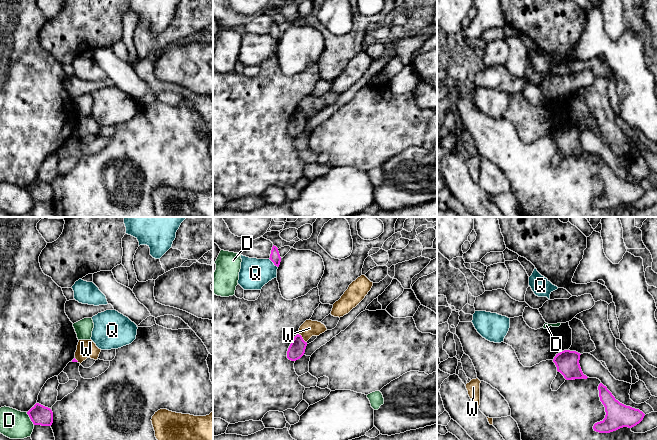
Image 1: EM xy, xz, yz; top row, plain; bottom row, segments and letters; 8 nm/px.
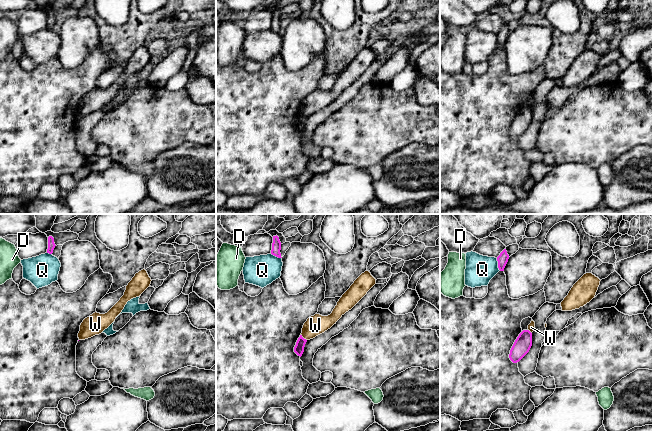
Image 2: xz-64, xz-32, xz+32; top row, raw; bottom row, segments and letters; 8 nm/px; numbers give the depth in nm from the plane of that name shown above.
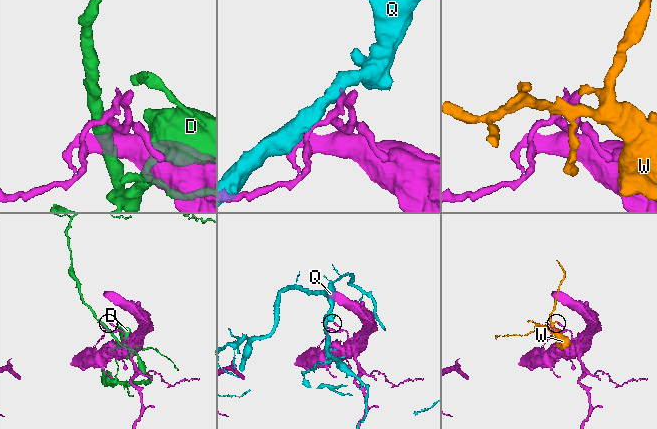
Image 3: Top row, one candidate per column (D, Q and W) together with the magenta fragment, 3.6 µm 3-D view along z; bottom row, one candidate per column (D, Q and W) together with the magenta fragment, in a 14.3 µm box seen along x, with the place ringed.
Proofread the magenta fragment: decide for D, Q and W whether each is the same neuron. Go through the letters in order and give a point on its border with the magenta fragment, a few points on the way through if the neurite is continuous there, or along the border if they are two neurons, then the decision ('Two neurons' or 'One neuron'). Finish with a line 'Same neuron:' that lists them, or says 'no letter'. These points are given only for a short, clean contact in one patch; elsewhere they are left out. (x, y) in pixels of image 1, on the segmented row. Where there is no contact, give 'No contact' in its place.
D: Touches magenta at xy (30, 418). Two neurons
Q: Touches magenta at xz (273, 262). Two neurons
W: Touches magenta at xz (302, 338). Boundary: xz (298, 334), (306, 342). Two neurons
Same neuron: no letter

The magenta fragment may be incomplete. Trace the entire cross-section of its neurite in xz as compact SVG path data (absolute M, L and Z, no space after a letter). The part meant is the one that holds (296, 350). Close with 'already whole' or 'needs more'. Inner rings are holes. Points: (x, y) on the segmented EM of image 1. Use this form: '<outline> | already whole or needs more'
M297 334L288 348L287 358L291 361L300 359L305 353L306 346L307 342L303 340L301 335Z | already whole

